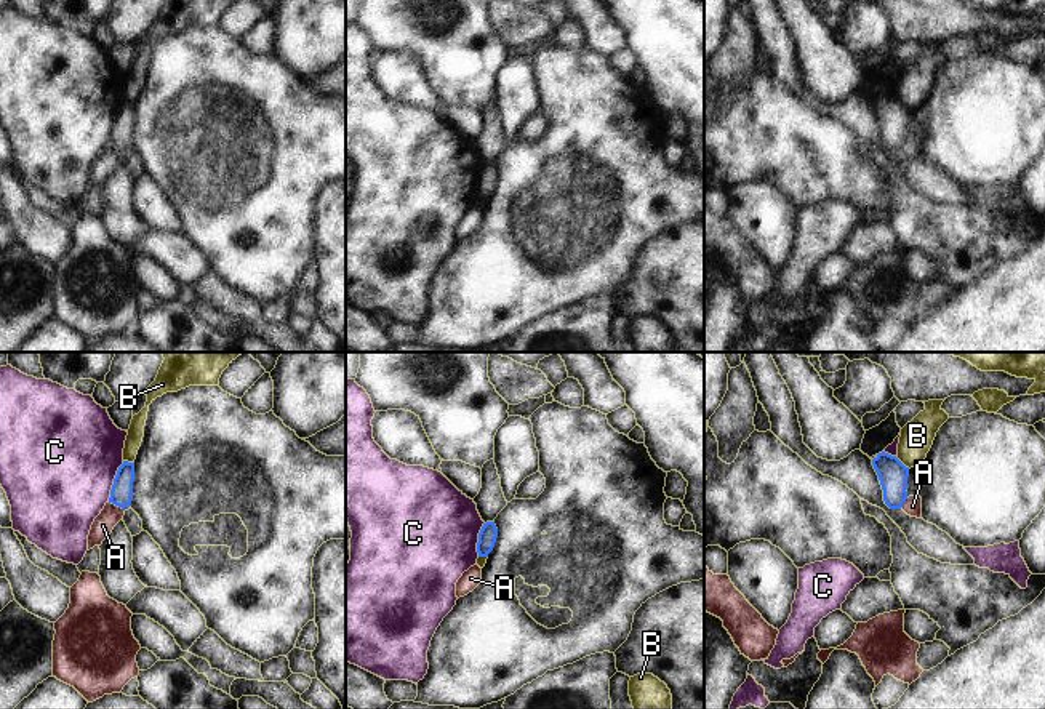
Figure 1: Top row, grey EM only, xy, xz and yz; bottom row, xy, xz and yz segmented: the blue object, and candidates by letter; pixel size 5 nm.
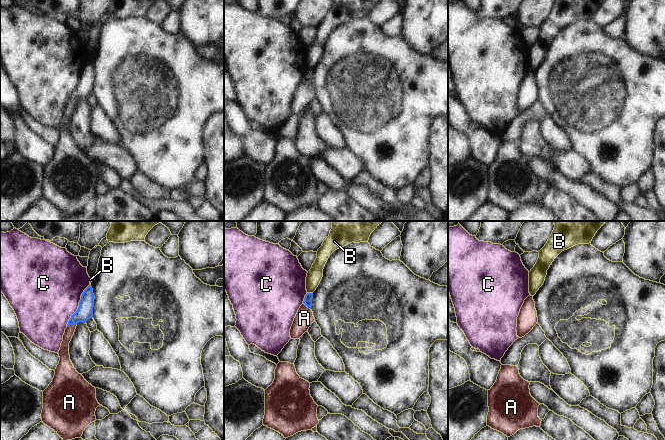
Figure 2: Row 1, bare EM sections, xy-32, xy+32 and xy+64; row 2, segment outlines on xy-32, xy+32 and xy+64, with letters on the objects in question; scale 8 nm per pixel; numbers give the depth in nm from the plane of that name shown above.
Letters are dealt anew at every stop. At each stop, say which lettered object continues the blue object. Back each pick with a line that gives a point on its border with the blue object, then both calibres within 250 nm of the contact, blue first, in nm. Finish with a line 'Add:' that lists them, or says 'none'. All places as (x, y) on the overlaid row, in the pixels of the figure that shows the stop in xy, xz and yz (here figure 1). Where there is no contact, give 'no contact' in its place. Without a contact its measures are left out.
Add: none

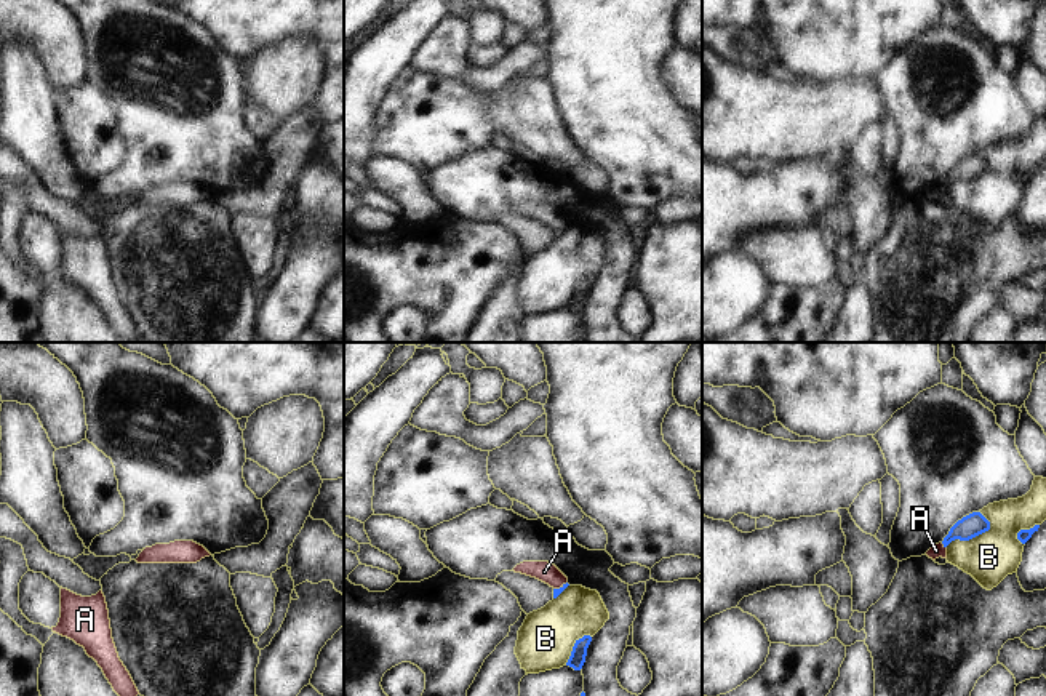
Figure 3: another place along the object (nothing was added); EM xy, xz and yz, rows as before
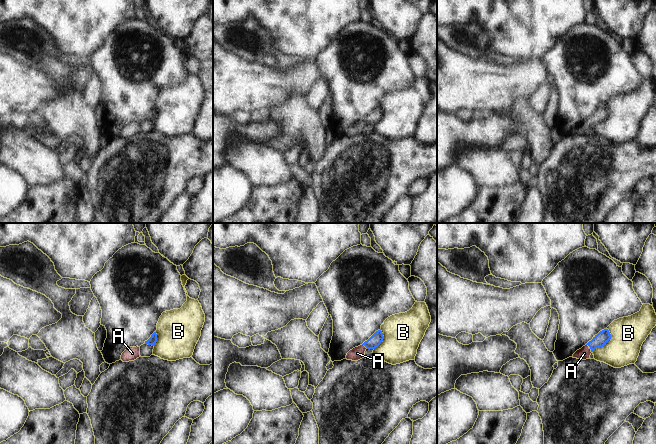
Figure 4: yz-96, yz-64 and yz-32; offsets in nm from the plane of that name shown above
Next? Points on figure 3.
A: contact yz (944, 546); calibres 120 and 70 nm
Add: A

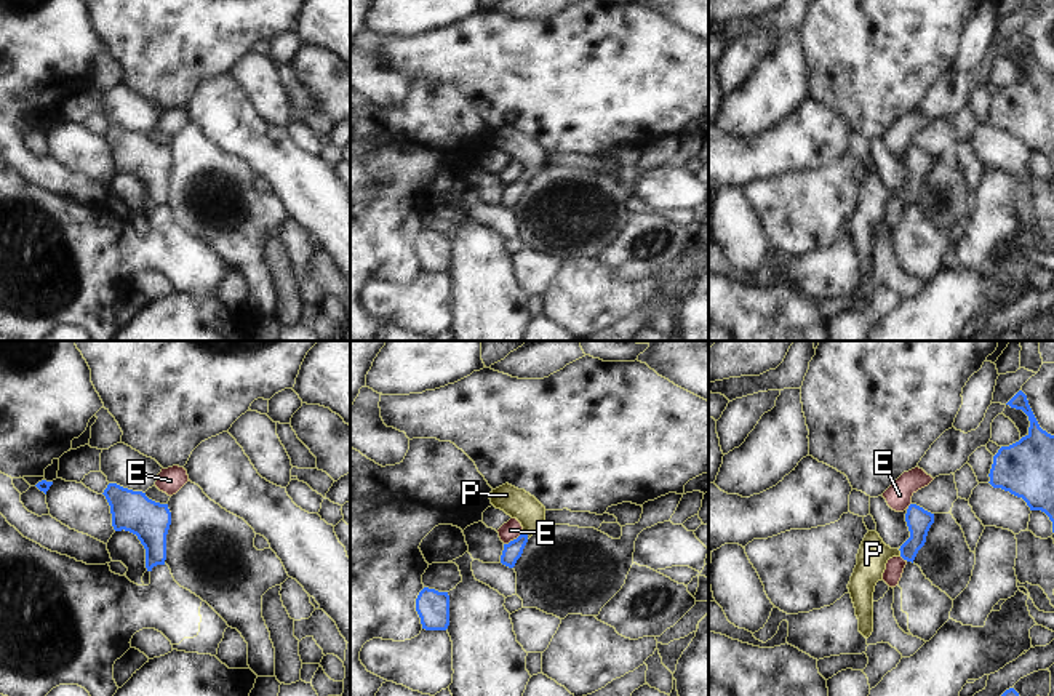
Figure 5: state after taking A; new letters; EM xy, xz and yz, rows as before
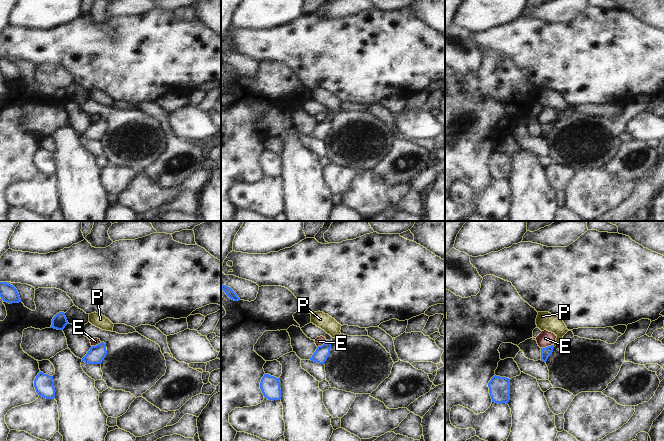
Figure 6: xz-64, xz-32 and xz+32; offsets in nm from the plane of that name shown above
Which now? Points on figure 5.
P: contact xz (525, 535); calibres 90 and 150 nm
Add: P

